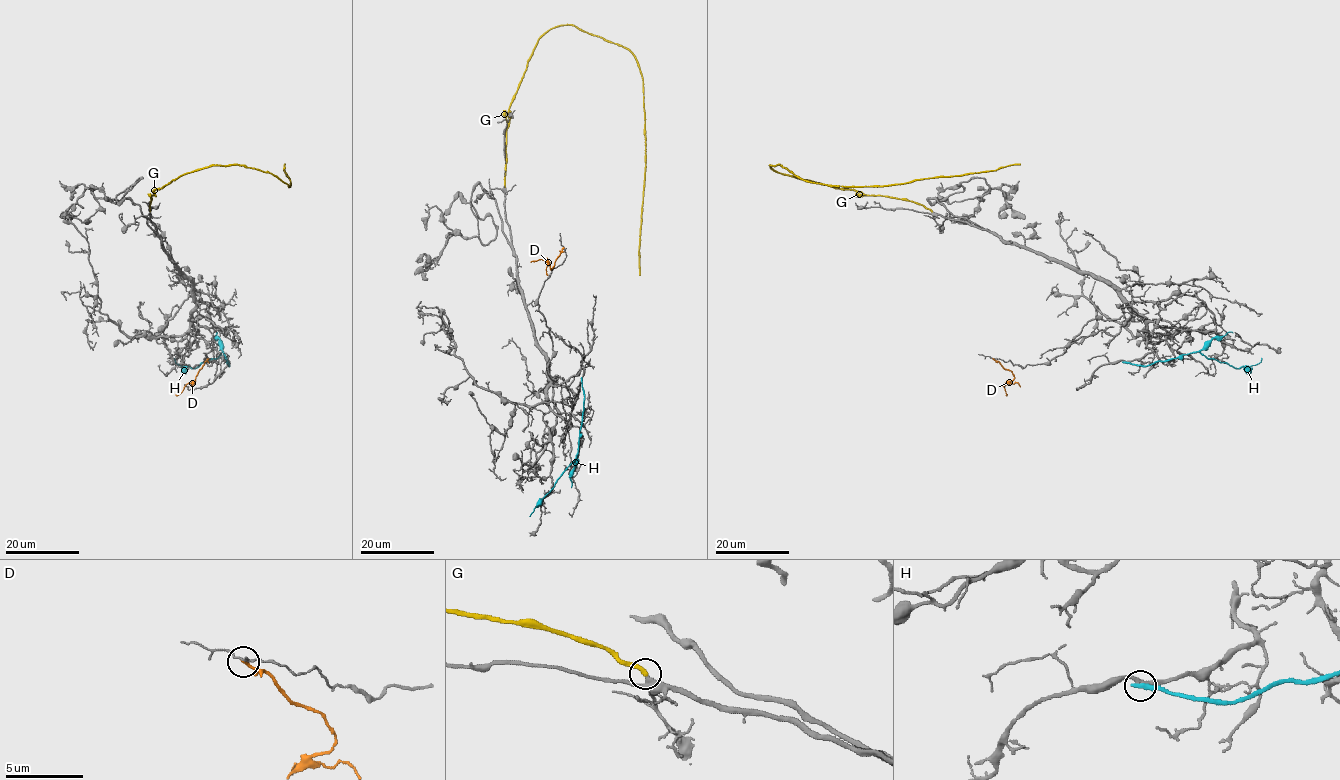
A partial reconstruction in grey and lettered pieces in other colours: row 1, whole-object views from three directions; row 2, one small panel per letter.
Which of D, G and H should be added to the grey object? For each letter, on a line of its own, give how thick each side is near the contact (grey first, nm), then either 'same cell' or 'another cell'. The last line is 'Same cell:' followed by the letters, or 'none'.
D: 120 nm thick on the grey side, 200 nm on the other; another cell
G: 340 nm thick on the grey side, 280 nm on the other; same cell
H: 200 nm thick on the grey side, 320 nm on the other; another cell
Same cell: G

